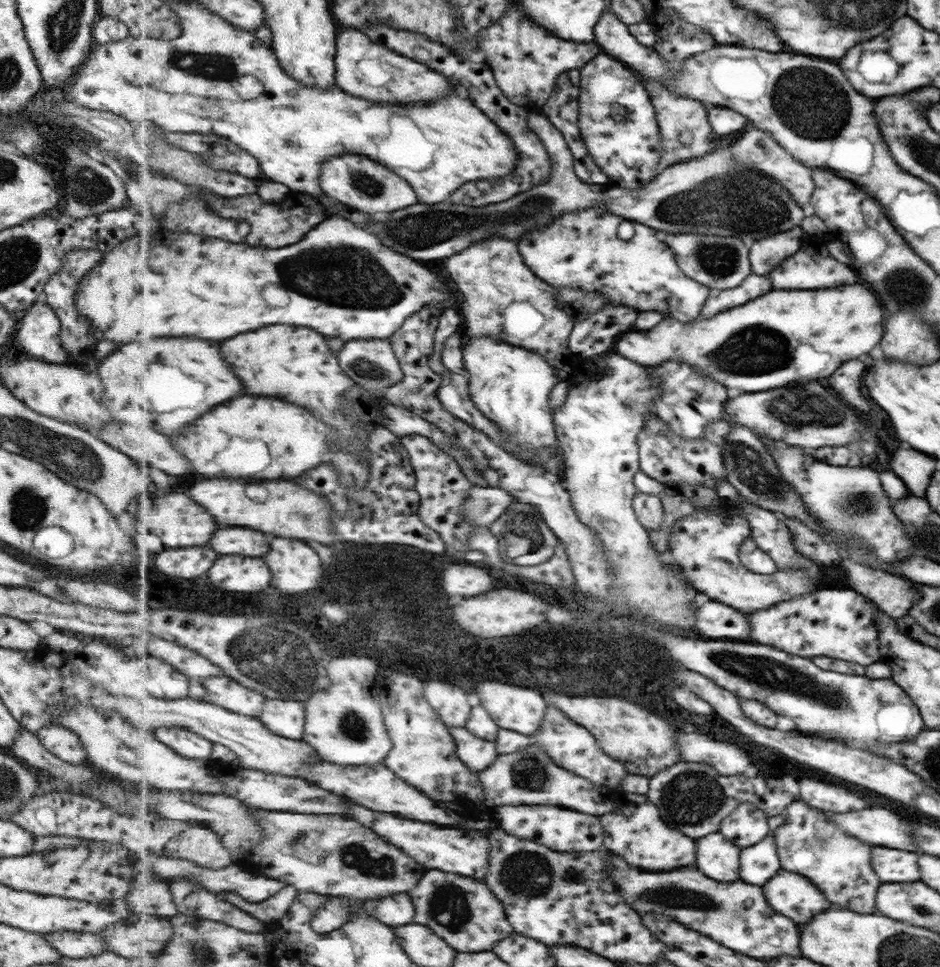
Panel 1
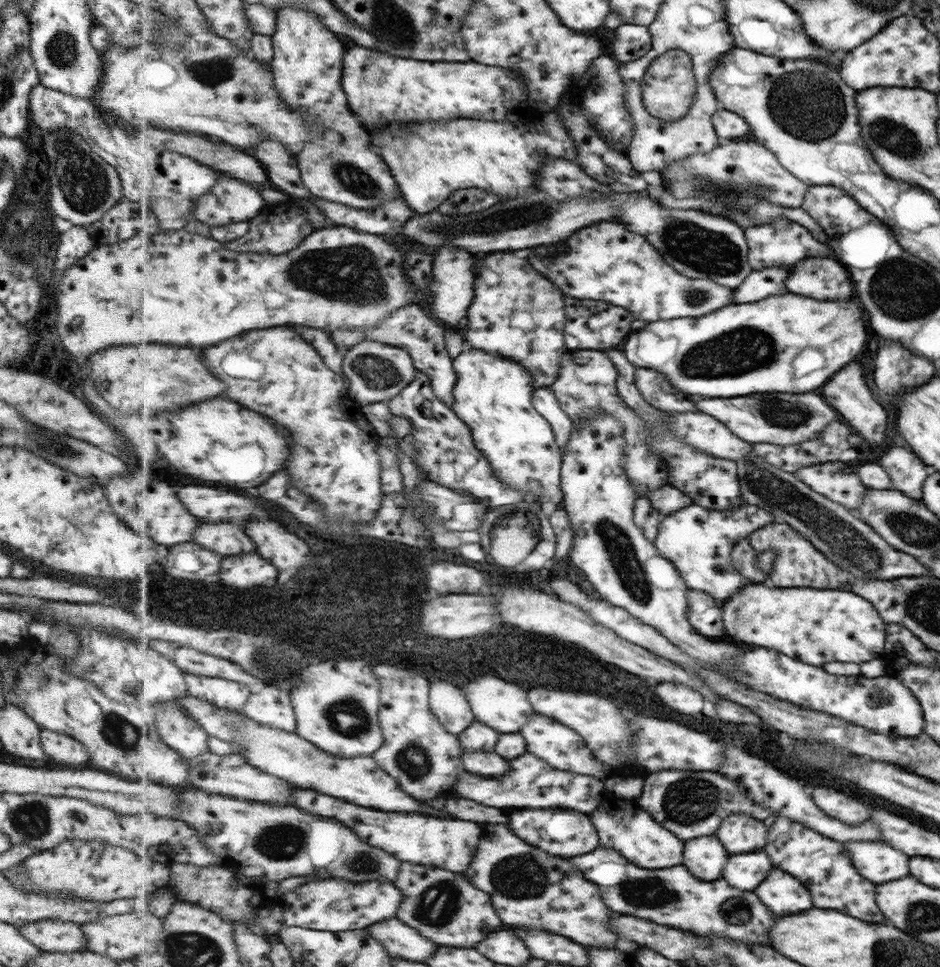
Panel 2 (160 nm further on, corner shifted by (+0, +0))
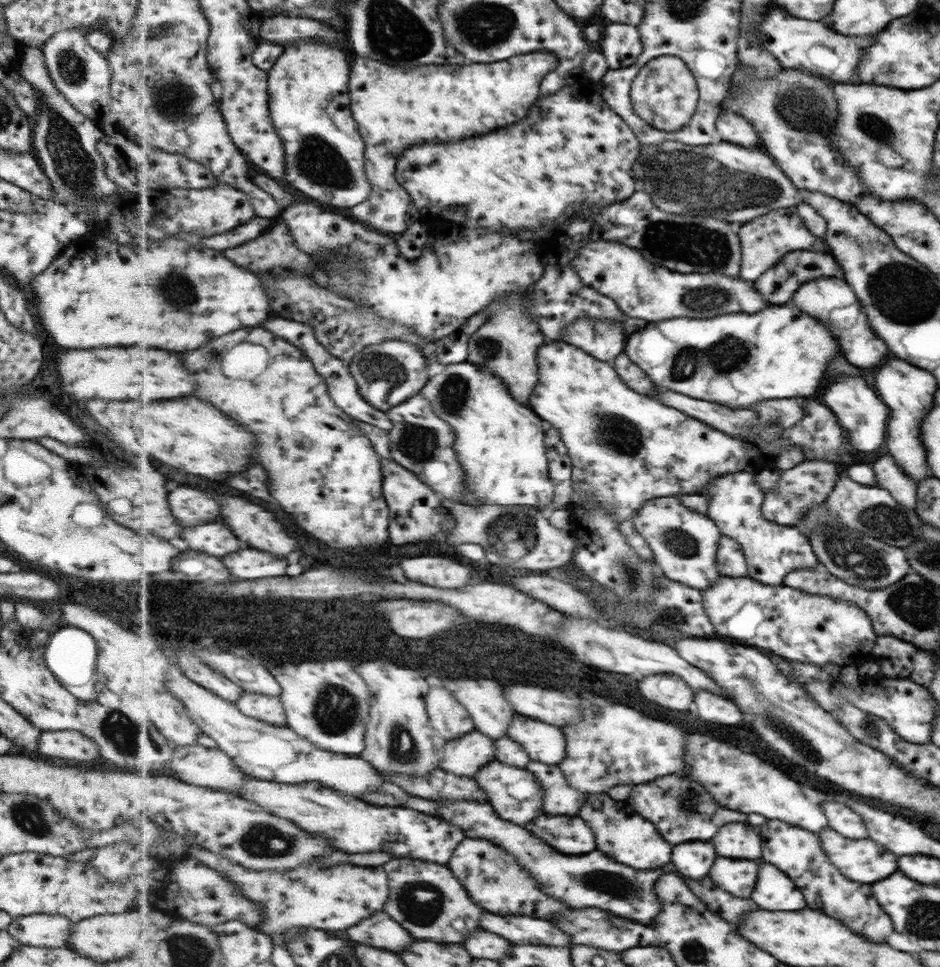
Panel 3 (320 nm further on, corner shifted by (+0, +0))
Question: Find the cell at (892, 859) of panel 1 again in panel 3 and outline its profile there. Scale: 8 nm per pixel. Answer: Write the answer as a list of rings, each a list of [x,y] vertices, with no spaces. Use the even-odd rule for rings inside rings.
[[[829,827],[821,829],[816,836],[821,841],[821,849],[826,853],[827,860],[847,877],[847,880],[855,881],[861,885],[873,884],[889,874],[893,874],[897,870],[897,864],[895,864],[895,854],[883,850],[879,854],[879,846],[871,840],[851,840],[843,838],[843,836],[837,834]]]

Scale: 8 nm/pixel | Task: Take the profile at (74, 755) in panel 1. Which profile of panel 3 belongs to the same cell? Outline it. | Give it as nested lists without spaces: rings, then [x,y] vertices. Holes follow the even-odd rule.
[[[40,731],[37,742],[37,750],[51,758],[63,758],[63,760],[99,760],[98,746],[80,732],[66,731]]]

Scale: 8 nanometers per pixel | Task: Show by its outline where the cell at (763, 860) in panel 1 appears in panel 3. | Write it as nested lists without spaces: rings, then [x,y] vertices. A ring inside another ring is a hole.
[[[719,858],[711,868],[711,878],[733,896],[749,898],[759,878],[759,862]]]

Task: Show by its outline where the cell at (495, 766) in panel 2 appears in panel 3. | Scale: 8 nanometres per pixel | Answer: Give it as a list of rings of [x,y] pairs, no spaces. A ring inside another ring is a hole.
[[[495,760],[484,766],[475,776],[475,780],[487,792],[490,803],[495,806],[495,810],[505,820],[515,822],[519,826],[525,826],[531,818],[535,820],[539,814],[543,814],[544,790],[529,770],[509,766],[504,762]]]

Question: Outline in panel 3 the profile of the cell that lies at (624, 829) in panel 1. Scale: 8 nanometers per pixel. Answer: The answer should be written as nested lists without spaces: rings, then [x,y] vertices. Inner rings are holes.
[[[607,793],[590,794],[589,802],[579,812],[587,824],[591,824],[597,844],[601,842],[601,852],[617,858],[621,864],[639,868],[639,870],[653,870],[661,868],[671,862],[673,844],[669,844],[650,820],[645,820],[639,813],[635,813],[627,801],[616,801]]]

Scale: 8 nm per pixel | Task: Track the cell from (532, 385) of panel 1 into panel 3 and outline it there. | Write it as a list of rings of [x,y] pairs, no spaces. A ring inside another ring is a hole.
[[[466,360],[459,364],[445,365],[441,373],[429,379],[422,393],[435,412],[454,428],[454,449],[466,472],[464,484],[476,500],[480,500],[480,504],[525,504],[527,507],[542,509],[550,506],[555,496],[555,483],[550,477],[550,461],[546,449],[548,423],[531,407],[523,406],[515,400],[504,378]]]

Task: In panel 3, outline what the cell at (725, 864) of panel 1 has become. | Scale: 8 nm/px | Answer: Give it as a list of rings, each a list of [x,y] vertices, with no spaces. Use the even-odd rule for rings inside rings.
[[[687,842],[675,846],[673,864],[679,868],[681,874],[691,878],[705,878],[711,872],[711,866],[717,860],[715,846],[711,842]]]

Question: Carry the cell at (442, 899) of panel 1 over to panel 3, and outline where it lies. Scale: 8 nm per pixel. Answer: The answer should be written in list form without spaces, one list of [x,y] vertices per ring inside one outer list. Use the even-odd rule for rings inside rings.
[[[395,858],[386,862],[381,868],[390,876],[390,895],[386,904],[385,911],[390,916],[406,928],[415,939],[425,939],[433,942],[463,942],[467,936],[479,930],[479,920],[481,914],[485,914],[485,909],[477,906],[467,887],[463,886],[454,872],[433,862],[425,860],[413,860],[413,858]]]

